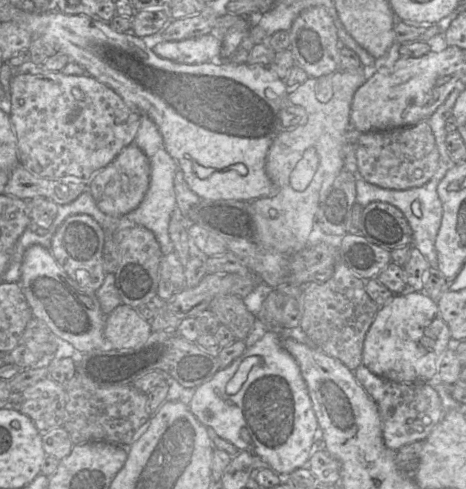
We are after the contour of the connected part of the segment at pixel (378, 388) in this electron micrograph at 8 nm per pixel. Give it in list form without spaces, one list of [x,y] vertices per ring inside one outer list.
[[[363,365],[354,371],[354,376],[377,405],[381,417],[383,442],[393,452],[406,444],[424,441],[443,417],[441,399],[428,383],[390,381],[375,375]]]

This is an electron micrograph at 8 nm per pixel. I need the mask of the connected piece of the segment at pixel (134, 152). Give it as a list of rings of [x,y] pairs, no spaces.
[[[131,143],[90,179],[87,190],[101,212],[109,216],[122,216],[139,206],[148,190],[149,182],[149,160],[135,143]]]

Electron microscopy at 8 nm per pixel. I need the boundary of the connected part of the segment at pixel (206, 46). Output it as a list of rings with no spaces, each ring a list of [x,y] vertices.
[[[212,34],[180,41],[161,41],[152,51],[164,58],[181,64],[218,62],[221,56],[222,39]]]

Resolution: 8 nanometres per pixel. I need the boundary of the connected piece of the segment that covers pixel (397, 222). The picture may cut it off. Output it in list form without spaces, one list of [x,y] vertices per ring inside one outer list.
[[[375,201],[364,207],[361,235],[387,250],[412,245],[413,231],[405,215],[395,206]]]

